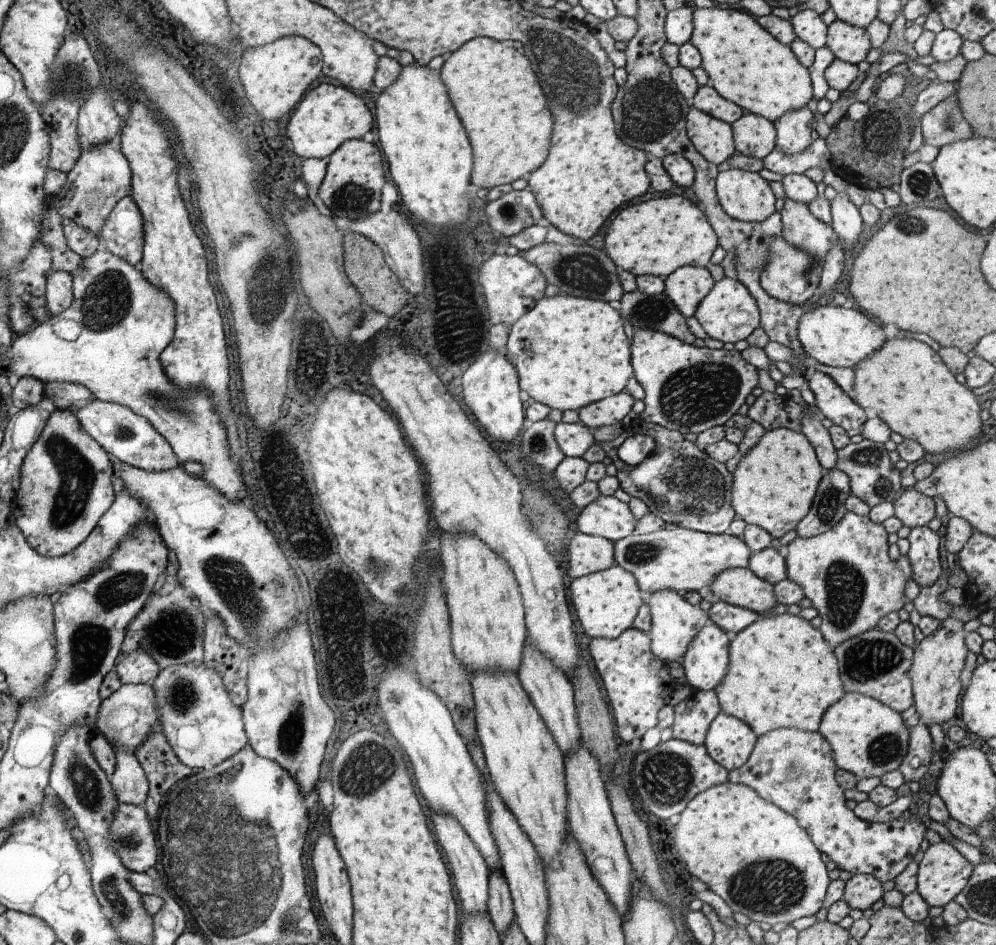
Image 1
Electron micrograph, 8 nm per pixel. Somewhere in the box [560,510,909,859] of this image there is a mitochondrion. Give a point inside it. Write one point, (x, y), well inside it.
(664, 778)

